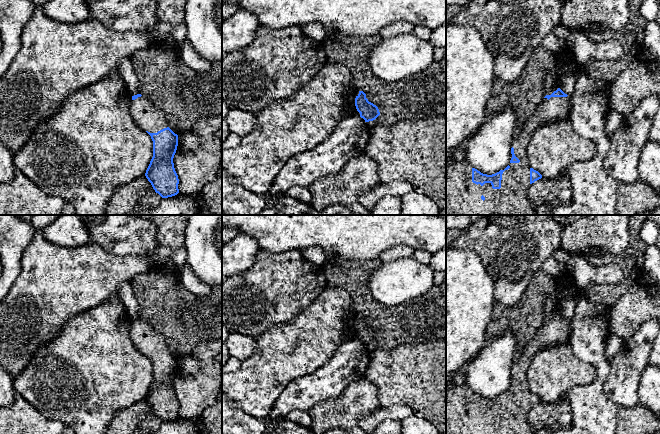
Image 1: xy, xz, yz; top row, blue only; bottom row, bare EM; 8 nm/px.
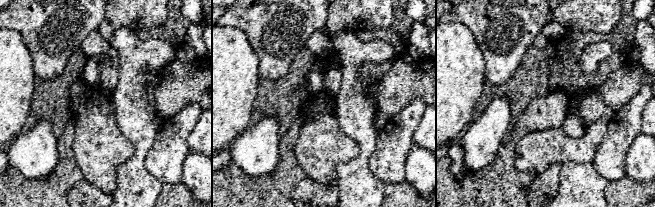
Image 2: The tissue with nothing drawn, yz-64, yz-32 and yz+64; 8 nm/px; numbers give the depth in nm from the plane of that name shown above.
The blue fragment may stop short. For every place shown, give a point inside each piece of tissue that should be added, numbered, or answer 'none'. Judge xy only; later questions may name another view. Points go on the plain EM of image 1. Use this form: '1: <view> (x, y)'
1: xy (146, 338)

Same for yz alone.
1: yz (461, 417)

